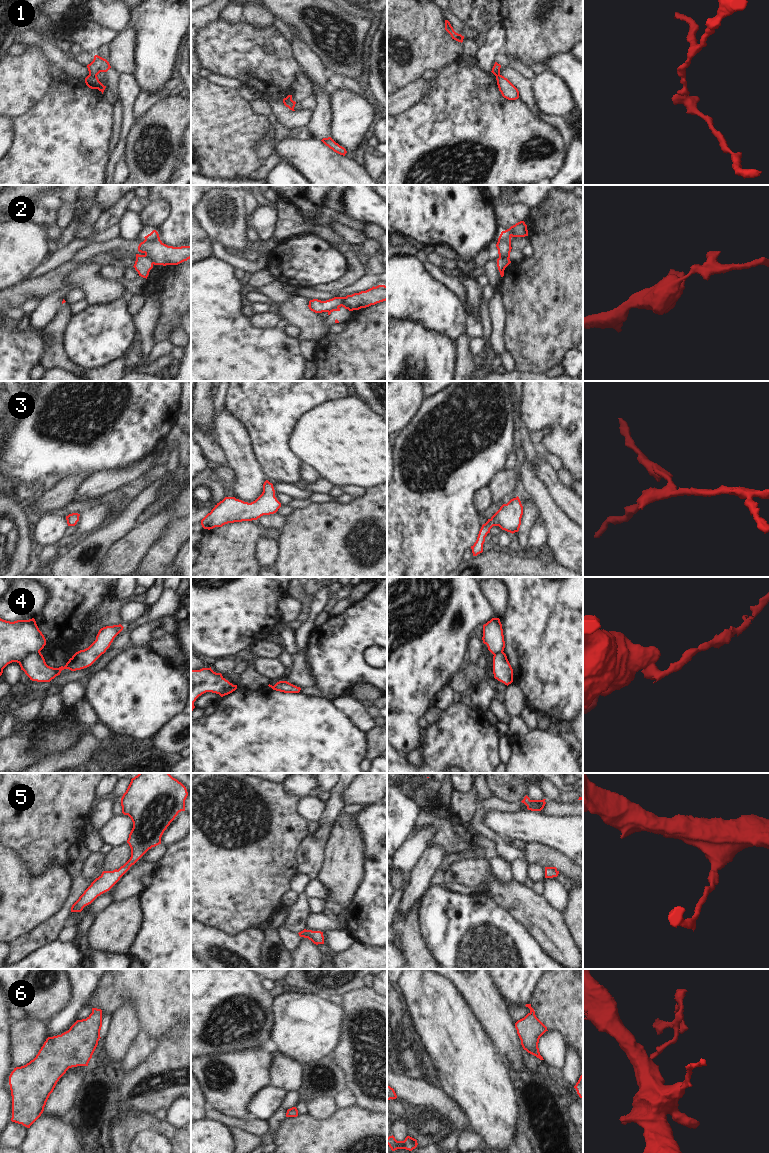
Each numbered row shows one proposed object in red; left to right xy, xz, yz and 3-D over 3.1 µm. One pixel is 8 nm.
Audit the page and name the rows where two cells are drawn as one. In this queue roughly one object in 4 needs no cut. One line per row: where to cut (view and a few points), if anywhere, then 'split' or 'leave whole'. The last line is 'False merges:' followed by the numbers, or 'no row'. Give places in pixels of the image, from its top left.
1: xy (89, 74), (96, 76) | split
2: xy (145, 254), (153, 263) | split
3: no cut | leave whole
4: xy (39, 651), (27, 653), (18, 662) | split
5: no cut | leave whole
6: no cut | leave whole
False merges: 1, 2, 4

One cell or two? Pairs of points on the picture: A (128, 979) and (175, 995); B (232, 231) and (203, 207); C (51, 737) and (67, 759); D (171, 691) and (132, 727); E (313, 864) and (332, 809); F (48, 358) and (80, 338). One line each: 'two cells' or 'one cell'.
A: one cell
B: one cell
C: two cells
D: one cell
E: one cell
F: two cells

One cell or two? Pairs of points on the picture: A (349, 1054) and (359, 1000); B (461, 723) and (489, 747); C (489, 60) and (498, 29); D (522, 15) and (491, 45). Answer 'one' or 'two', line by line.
A: one
B: one
C: one
D: two

